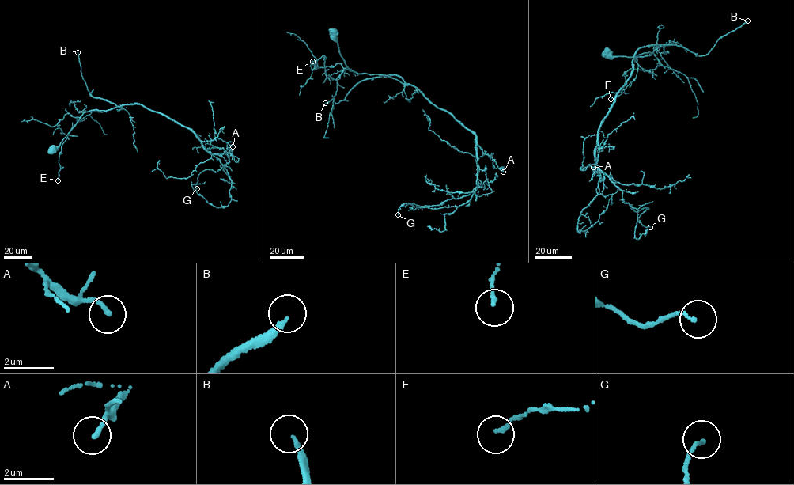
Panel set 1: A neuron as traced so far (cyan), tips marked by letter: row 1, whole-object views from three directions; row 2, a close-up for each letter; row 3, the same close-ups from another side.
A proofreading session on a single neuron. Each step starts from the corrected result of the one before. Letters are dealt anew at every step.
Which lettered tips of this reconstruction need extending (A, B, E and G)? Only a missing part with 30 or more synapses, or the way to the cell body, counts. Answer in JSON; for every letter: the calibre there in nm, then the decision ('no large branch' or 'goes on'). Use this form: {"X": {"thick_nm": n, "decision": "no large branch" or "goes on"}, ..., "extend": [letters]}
{"A": {"thick_nm": 150, "decision": "no large branch"}, "B": {"thick_nm": 180, "decision": "goes on"}, "E": {"thick_nm": 130, "decision": "no large branch"}, "G": {"thick_nm": 120, "decision": "no large branch"}, "extend": ["B"]}

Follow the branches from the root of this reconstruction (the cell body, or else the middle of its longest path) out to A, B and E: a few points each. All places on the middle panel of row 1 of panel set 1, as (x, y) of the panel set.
A: (333, 33), (347, 68), (360, 73), (387, 76), (417, 88), (474, 131), (481, 149), (503, 172)
B: (333, 33), (348, 68), (405, 84), (392, 74), (366, 78), (342, 100), (325, 103)
E: (333, 33), (349, 70), (345, 68), (335, 80), (326, 74), (326, 58), (322, 56), (313, 65), (312, 61)

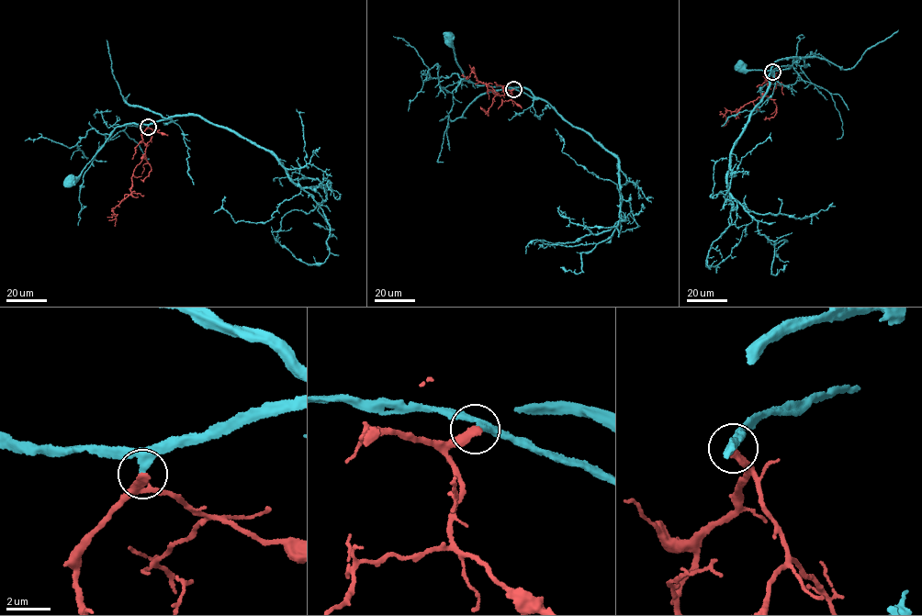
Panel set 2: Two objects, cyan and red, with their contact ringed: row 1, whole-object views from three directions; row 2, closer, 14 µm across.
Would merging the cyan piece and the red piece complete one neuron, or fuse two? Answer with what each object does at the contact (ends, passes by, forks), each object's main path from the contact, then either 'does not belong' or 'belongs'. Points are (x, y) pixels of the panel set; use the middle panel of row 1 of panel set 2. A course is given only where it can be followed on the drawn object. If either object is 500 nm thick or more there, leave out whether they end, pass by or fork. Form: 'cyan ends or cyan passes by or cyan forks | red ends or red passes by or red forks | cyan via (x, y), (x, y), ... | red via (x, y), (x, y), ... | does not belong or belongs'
cyan passes by | red ends | cyan via (513, 89), (477, 84), (467, 80), (457, 63), (453, 43), (447, 38) | red via (513, 89), (503, 90), (500, 96), (477, 80), (475, 72), (467, 79), (467, 75) | belongs

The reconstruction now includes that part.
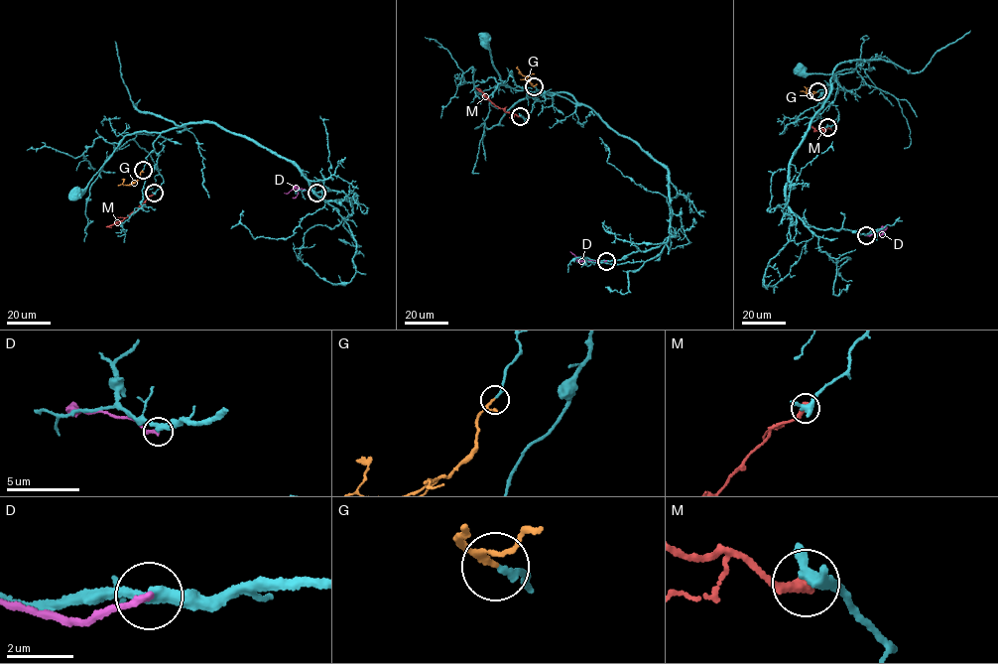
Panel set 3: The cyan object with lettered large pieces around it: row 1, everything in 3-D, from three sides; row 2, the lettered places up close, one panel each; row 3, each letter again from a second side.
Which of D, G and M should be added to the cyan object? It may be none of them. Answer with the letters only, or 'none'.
G

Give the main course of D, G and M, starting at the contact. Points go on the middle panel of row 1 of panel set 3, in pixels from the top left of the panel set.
D: (606, 260), (580, 260), (569, 251)
G: (534, 86), (518, 71)
M: (520, 116), (495, 105), (477, 89), (481, 90)

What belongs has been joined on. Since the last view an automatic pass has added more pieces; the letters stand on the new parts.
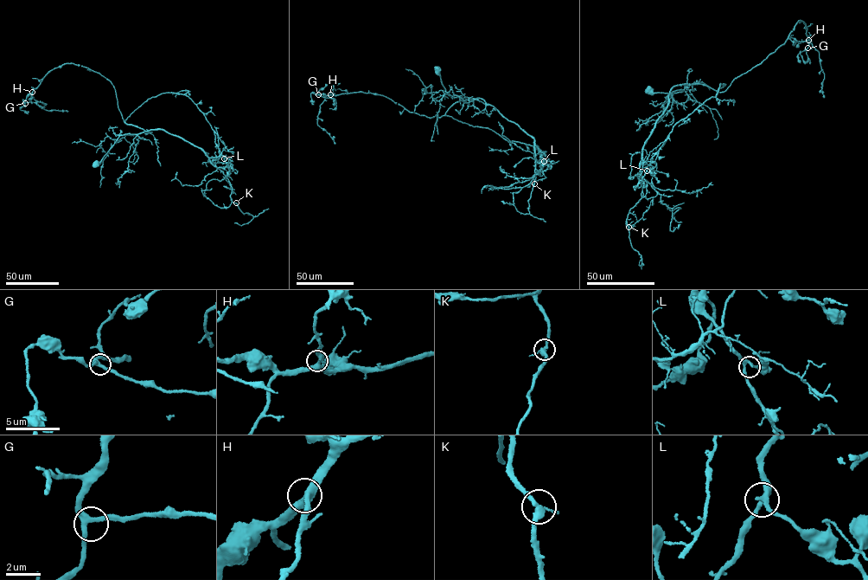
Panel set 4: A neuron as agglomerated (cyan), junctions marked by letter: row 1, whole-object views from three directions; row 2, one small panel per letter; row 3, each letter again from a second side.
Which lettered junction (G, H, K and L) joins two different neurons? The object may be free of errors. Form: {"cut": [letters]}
{"cut": []}

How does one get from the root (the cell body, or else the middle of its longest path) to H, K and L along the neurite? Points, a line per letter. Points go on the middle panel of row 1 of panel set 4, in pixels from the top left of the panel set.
H: (437, 69), (447, 93), (486, 104), (477, 98), (460, 100), (443, 115), (430, 118), (380, 94), (330, 94)
K: (437, 69), (447, 93), (494, 106), (532, 137), (534, 170), (538, 174), (533, 175), (534, 183)
L: (437, 69), (447, 93), (494, 106), (532, 136), (545, 155), (546, 161), (539, 153), (544, 161)

